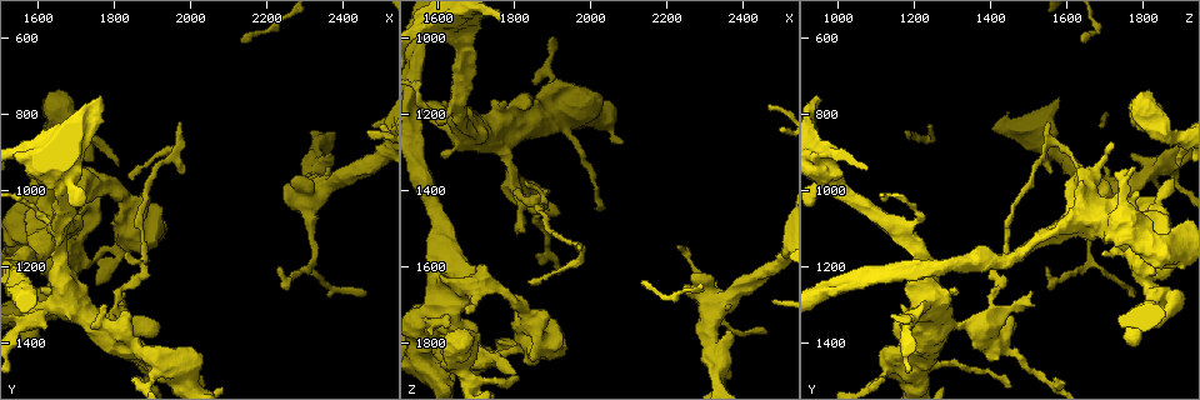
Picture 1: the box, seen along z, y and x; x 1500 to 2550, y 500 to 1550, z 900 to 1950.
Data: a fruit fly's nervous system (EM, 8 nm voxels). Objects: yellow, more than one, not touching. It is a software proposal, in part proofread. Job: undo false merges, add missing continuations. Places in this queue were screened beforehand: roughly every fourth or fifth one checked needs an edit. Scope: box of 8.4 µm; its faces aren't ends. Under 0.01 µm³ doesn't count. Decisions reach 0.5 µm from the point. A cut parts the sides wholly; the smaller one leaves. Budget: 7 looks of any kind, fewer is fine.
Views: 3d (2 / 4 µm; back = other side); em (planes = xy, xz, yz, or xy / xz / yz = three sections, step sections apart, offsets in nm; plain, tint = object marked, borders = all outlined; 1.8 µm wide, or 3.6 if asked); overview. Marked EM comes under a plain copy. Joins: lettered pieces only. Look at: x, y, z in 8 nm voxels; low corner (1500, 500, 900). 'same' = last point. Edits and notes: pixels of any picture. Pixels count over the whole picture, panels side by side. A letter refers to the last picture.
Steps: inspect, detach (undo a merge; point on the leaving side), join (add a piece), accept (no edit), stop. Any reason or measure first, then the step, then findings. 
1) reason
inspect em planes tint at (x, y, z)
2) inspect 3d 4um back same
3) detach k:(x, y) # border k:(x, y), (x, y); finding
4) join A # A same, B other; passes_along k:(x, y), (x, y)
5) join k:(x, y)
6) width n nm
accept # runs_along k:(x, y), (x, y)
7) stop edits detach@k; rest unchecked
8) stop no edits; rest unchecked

sharp bend
inspect 3d 4um at (1670, 825, 1805)

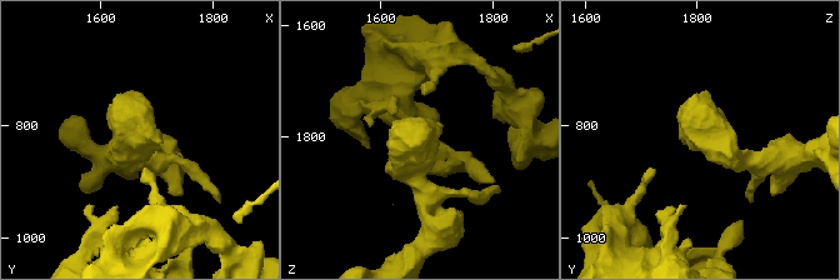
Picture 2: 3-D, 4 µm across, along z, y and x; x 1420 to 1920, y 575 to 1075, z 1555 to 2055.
inspect em xy step 16 borders at (1670, 825, 1805)

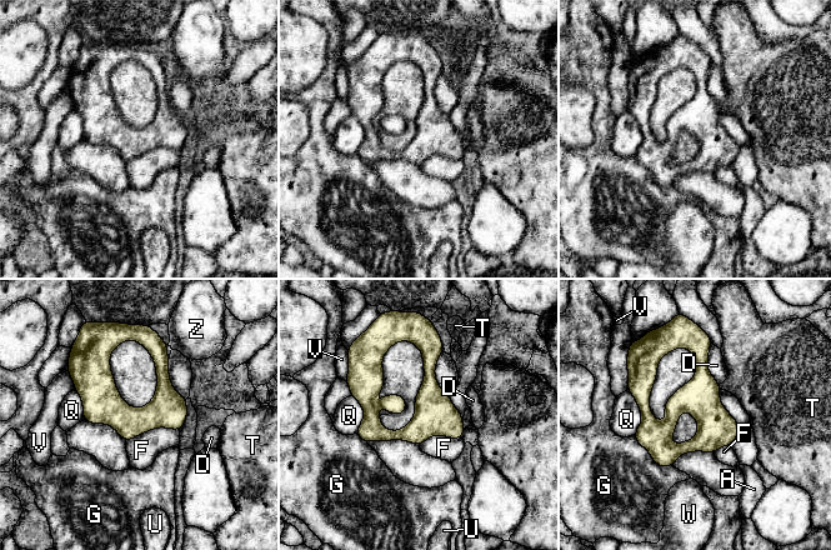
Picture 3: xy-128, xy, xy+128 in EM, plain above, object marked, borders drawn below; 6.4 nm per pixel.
accept # A other, D other, F other, G other, Q other, T other, U other, V other, W other, Z other; all the same neuron

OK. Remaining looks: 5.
branch point
inspect em yz step 4 borders at (1715, 975, 1640)

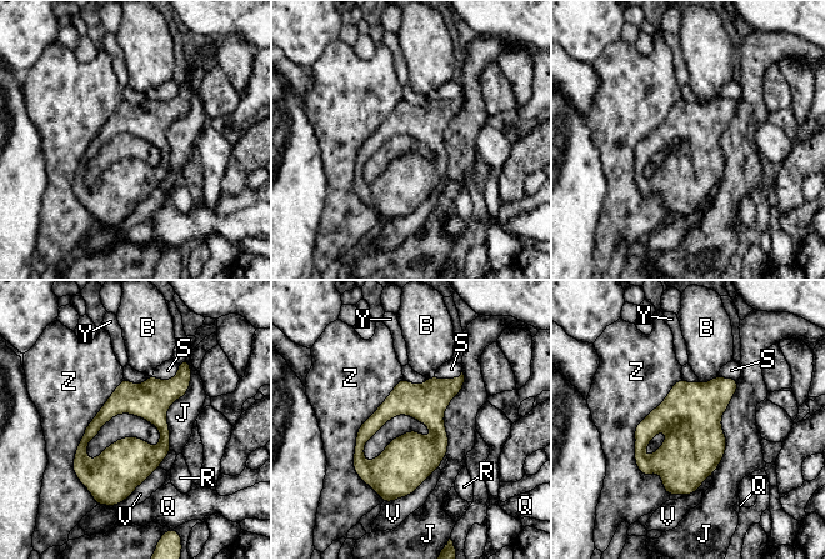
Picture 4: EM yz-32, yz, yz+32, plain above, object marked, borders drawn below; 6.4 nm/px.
width 220 nm
accept # B other, J other, Q other, R other, S other, V other, Y other, Z other; runs_along 4:(183, 366), (160, 401), (164, 444), (105, 490); continuous, no second neuron

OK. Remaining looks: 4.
free end
inspect 3d 4um at (1990, 940, 1565)

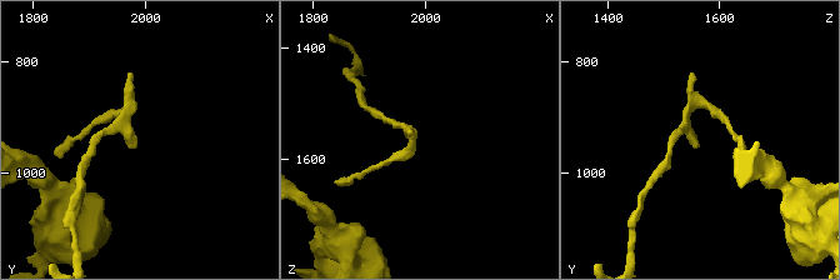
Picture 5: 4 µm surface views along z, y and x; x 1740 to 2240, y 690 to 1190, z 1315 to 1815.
need the tissue
inspect em planes borders at (1980, 950, 1560)

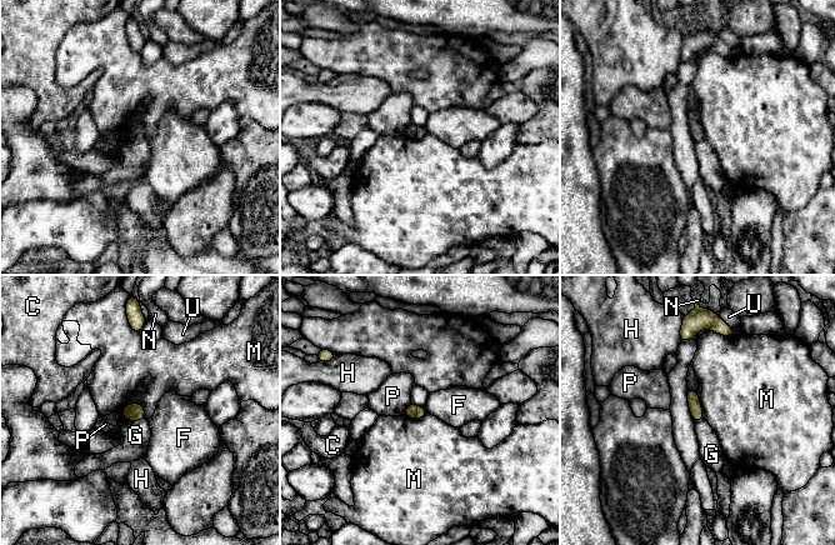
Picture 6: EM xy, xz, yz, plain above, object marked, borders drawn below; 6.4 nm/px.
width 80 nm
accept # C other, F other, G other, H other, M other, N other, P other, U other; border 6:(123, 406), (139, 403), (145, 418); no lettered piece goes on from it

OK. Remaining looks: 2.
stop no edits; rest unchecked

